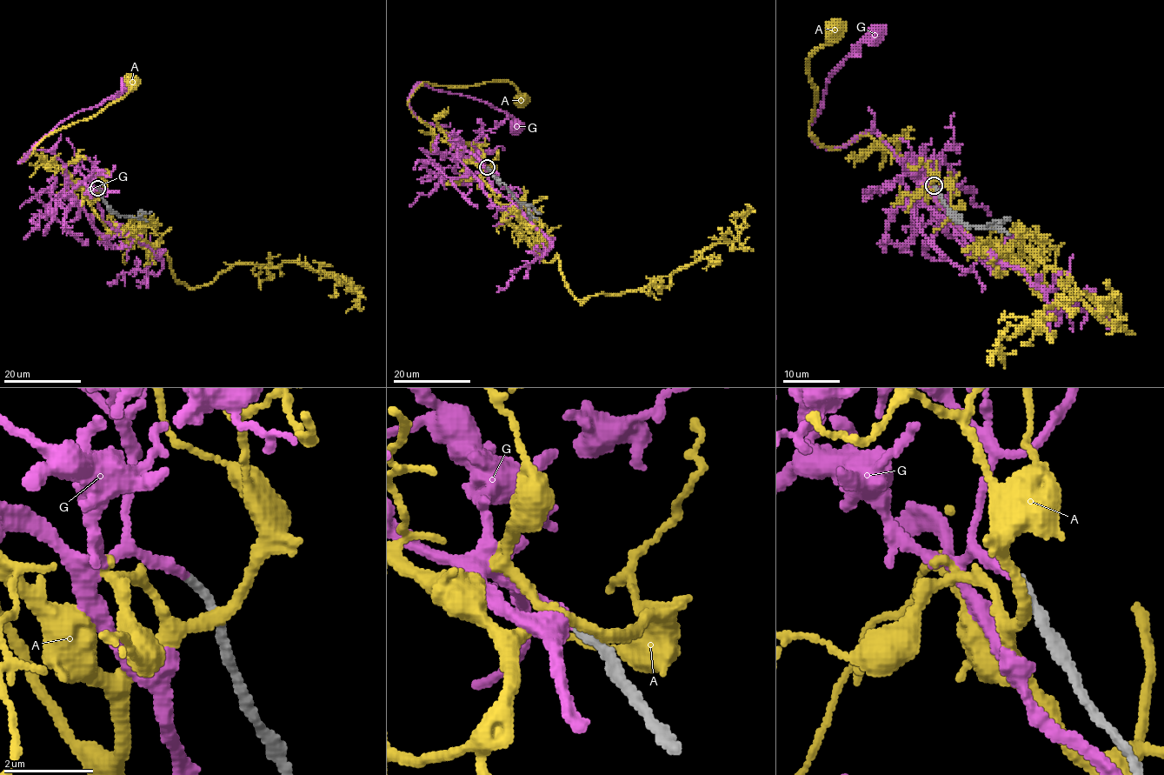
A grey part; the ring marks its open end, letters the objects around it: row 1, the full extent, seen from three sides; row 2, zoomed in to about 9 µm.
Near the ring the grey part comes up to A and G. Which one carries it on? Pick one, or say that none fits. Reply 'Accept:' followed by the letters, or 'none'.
Accept: G

